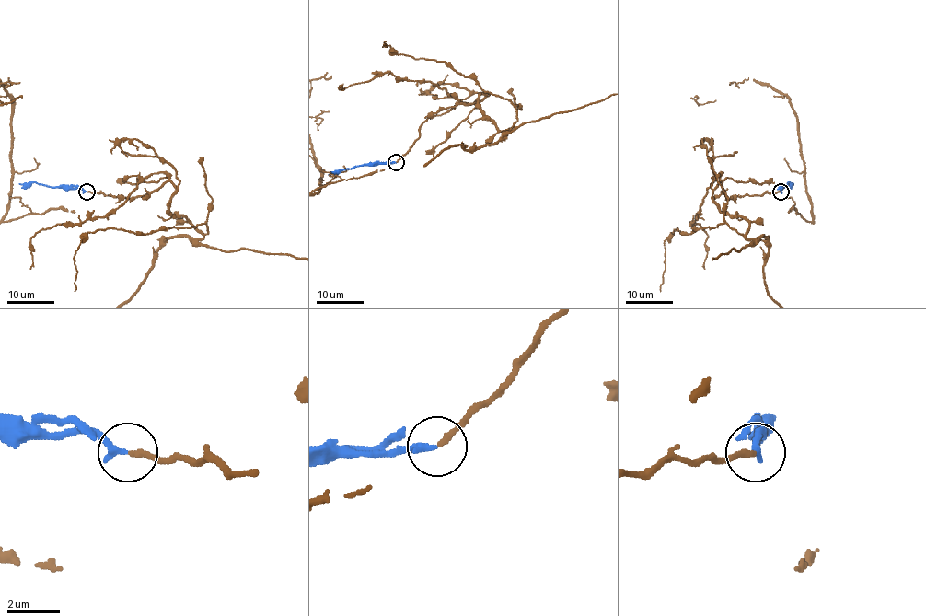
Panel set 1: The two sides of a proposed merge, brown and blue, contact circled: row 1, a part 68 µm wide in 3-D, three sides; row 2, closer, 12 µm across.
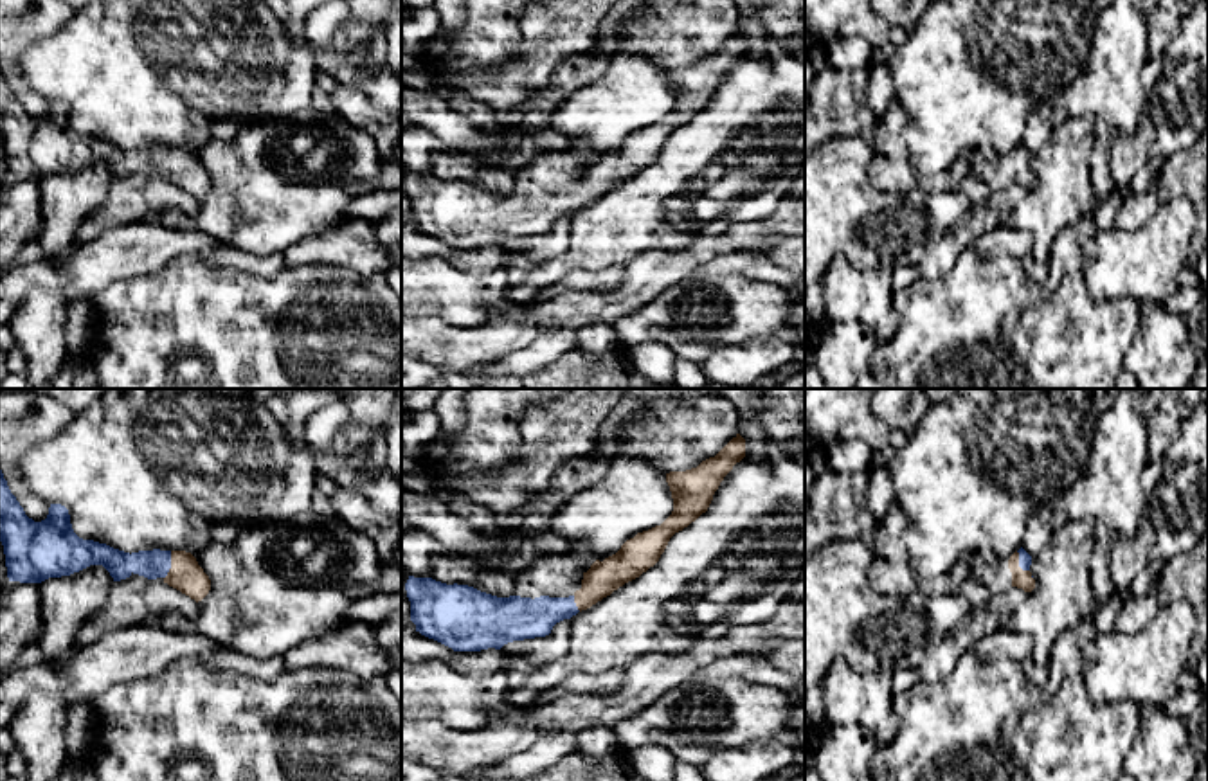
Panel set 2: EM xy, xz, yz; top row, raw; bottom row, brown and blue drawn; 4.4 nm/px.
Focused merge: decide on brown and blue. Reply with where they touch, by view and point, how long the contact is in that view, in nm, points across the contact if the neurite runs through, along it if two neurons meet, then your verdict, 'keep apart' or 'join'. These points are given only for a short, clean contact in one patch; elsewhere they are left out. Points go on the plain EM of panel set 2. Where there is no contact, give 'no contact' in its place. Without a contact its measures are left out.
xy (171, 162) | 130 nm | across xy (186, 171), (171, 162), (153, 161) | join

